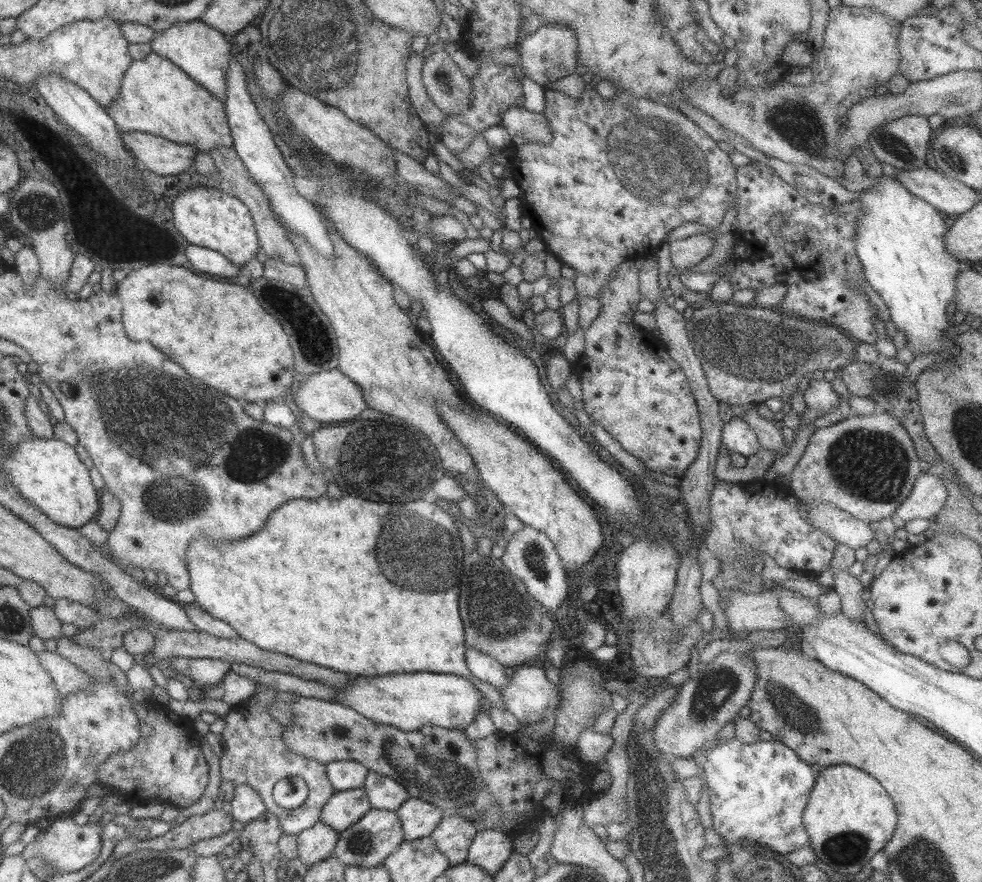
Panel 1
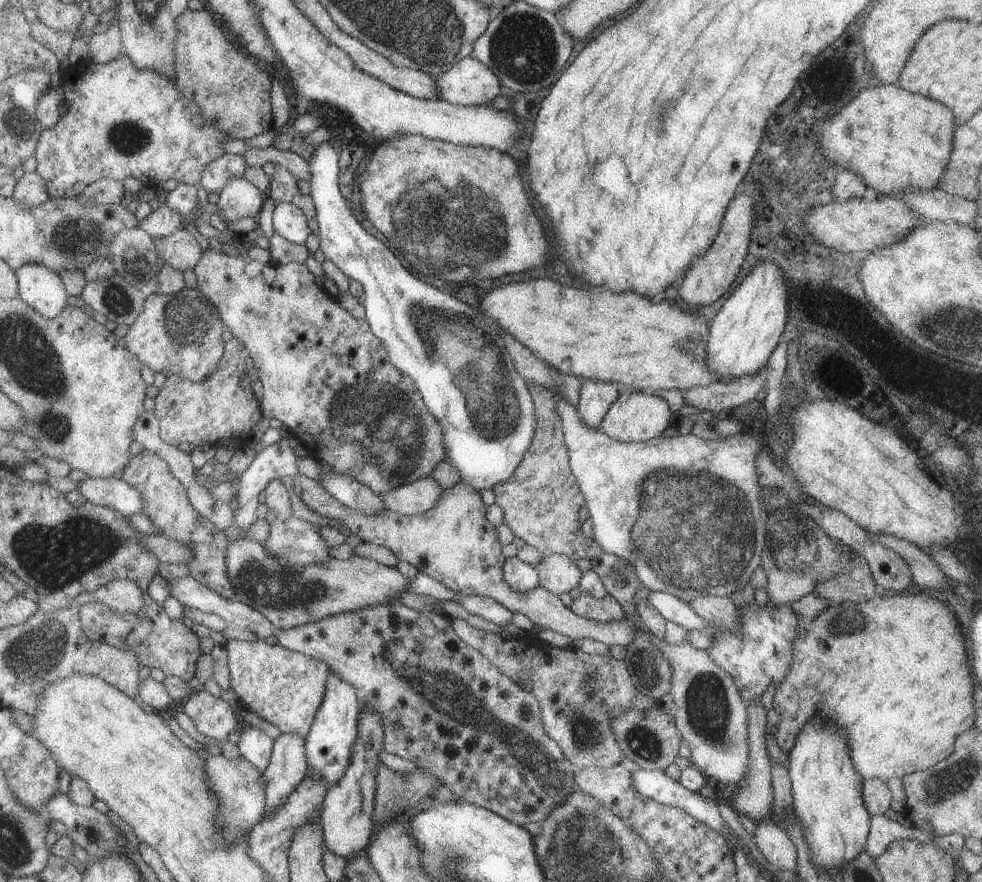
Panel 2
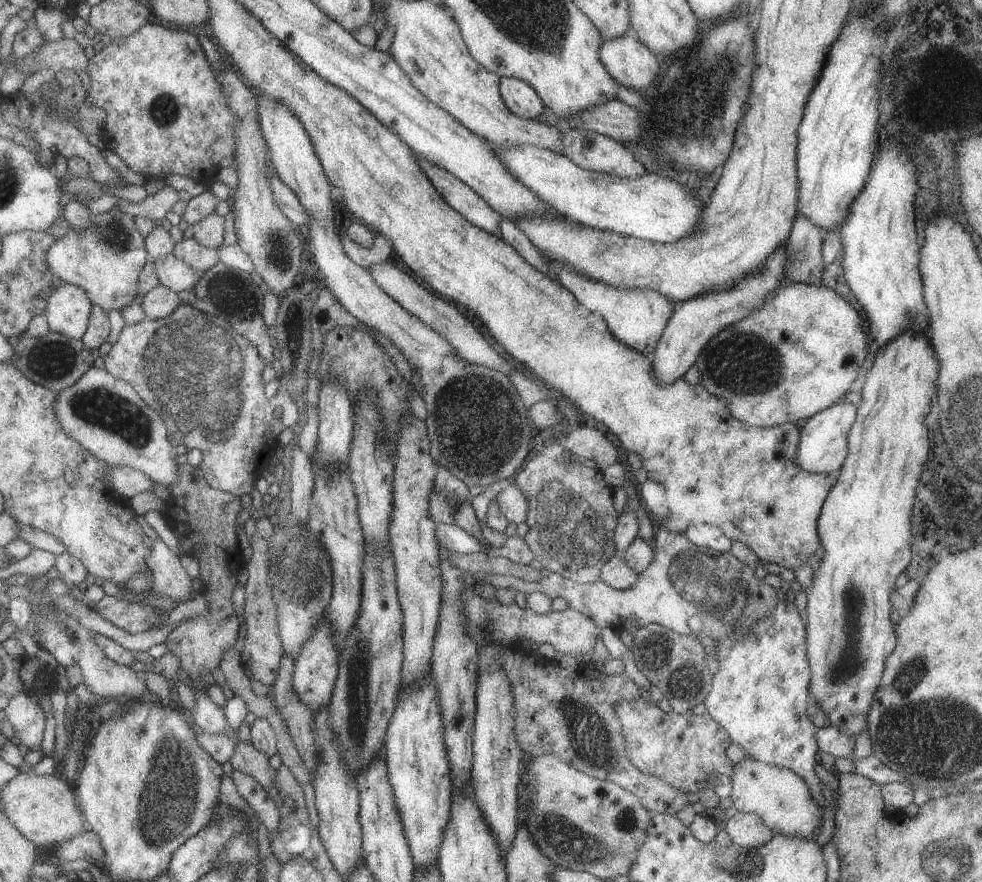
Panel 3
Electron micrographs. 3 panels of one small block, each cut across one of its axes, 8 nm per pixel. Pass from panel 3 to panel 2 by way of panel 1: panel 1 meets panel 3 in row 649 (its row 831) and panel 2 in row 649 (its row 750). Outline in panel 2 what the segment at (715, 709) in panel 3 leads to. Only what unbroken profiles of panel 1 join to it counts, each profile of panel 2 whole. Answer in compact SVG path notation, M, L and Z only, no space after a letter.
M653 591L647 599L667 621L682 625L689 631L694 629L711 631L713 643L707 653L720 668L732 676L745 703L758 701L770 686L778 688L789 673L793 661L793 642L800 622L790 605L777 605L769 600L764 606L759 606L756 599L750 600L750 606L737 608L741 619L739 629L731 631L710 624L686 601L674 595Z

